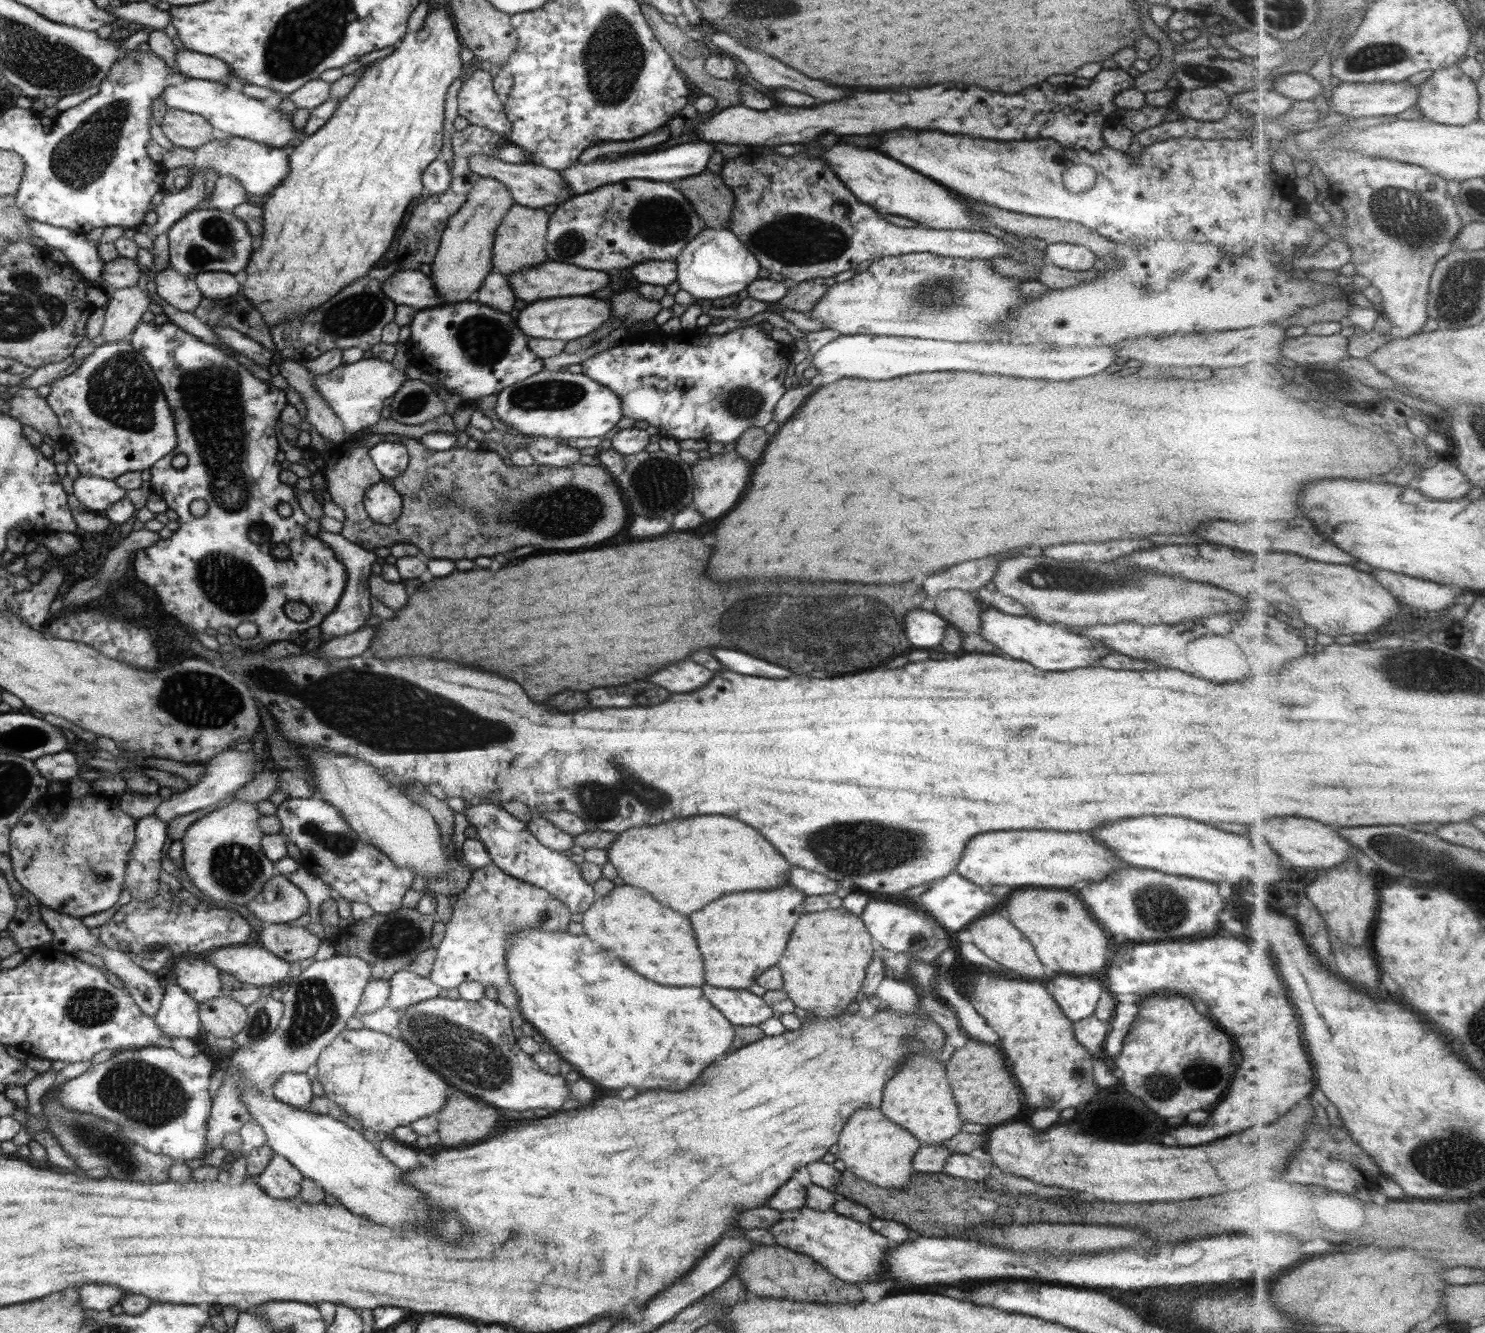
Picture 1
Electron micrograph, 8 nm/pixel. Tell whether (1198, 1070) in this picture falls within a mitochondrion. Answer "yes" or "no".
yes

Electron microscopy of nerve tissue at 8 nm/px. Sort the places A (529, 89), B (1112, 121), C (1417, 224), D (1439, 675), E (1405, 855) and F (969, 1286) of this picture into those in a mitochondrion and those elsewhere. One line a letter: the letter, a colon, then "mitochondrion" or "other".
A: other
B: other
C: mitochondrion
D: mitochondrion
E: mitochondrion
F: other

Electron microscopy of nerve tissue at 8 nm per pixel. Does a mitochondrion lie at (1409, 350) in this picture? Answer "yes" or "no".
no

